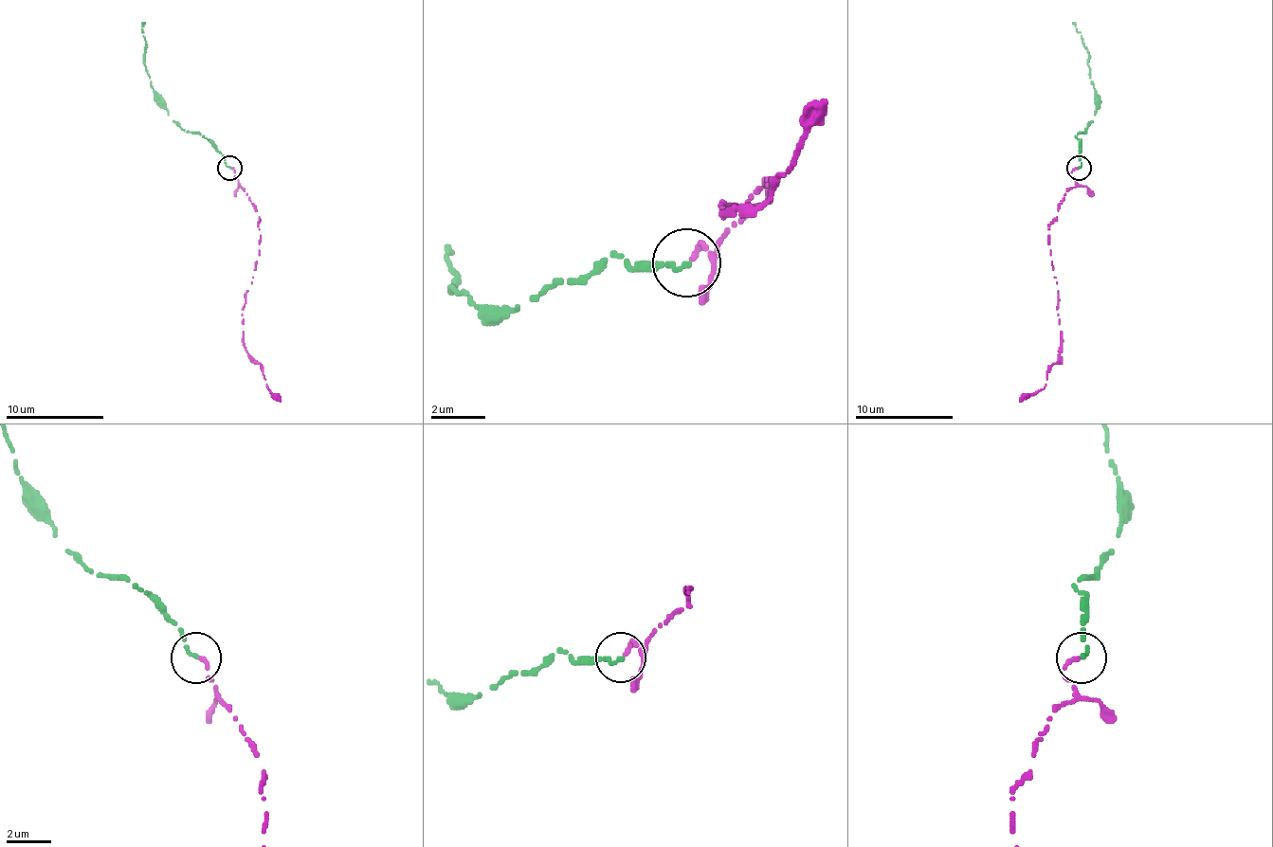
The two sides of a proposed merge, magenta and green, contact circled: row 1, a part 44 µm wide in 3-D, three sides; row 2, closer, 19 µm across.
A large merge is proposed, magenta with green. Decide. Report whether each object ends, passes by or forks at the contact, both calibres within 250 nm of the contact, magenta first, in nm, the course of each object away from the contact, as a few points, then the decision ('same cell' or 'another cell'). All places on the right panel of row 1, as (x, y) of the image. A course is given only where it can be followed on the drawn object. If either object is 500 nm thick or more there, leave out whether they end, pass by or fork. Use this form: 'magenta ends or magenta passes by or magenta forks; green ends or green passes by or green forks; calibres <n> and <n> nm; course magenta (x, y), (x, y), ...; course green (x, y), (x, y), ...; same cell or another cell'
magenta ends; green ends; calibres 190 and 180 nm; course magenta (1077, 168), (1074, 186), (1064, 192), (1047, 235), (1057, 283), (1060, 360), (1045, 387), (1020, 402); course green (1080, 168), (1077, 136), (1092, 121), (1097, 92), (1089, 77), (1089, 55), (1072, 23); same cell

